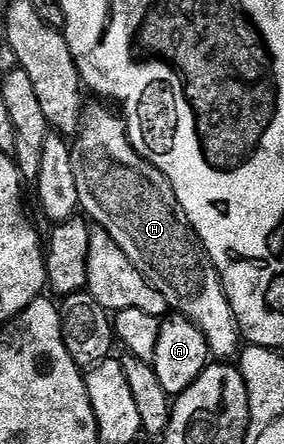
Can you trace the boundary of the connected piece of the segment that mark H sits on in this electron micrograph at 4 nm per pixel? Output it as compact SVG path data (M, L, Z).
M84 104L79 131L74 134L71 145L73 179L77 179L80 210L98 228L108 233L113 243L121 247L121 251L125 251L129 263L133 263L139 274L163 296L168 310L182 313L198 327L211 348L212 358L234 358L241 349L239 324L235 322L235 316L229 307L229 299L223 290L219 272L215 270L198 235L192 231L191 225L179 210L173 187L165 179L165 175L153 168L146 157L129 143L122 116L115 114L114 117L107 110L110 108L106 104L95 104L99 105Z

